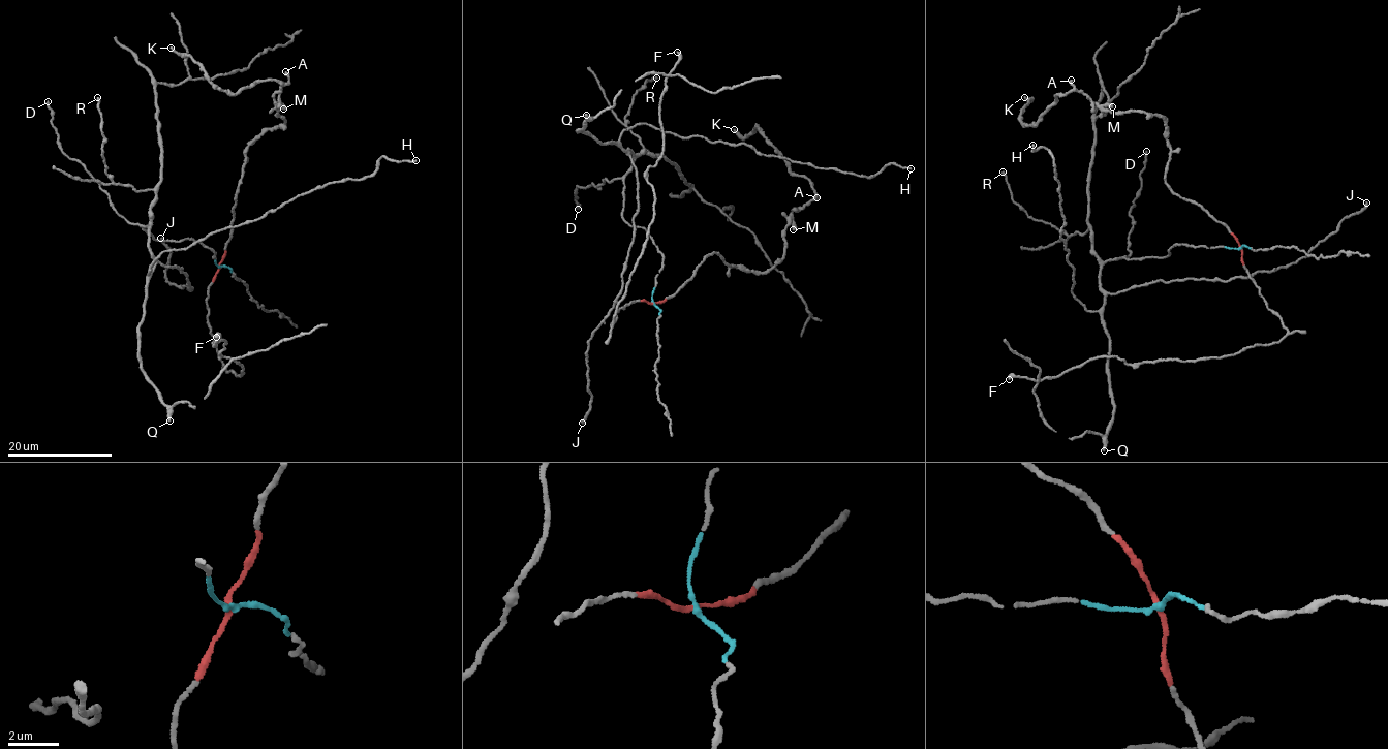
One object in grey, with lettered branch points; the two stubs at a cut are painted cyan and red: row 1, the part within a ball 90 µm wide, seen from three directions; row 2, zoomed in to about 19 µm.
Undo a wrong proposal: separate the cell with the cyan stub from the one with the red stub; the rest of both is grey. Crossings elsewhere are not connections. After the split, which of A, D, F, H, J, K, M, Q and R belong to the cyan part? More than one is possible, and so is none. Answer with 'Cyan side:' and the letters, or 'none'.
Cyan side: D, H, J, Q, R

